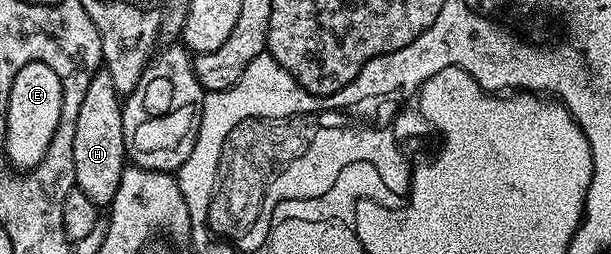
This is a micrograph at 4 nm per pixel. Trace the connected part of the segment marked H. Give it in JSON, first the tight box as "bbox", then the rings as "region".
{"bbox":[73,68,126,207],"region":[[[100,68],[89,80],[89,90],[85,92],[85,100],[81,100],[81,112],[77,112],[77,132],[73,136],[75,186],[89,196],[95,206],[110,207],[117,184],[121,184],[126,158],[121,95],[113,88],[113,76],[109,76],[107,69]]]}

